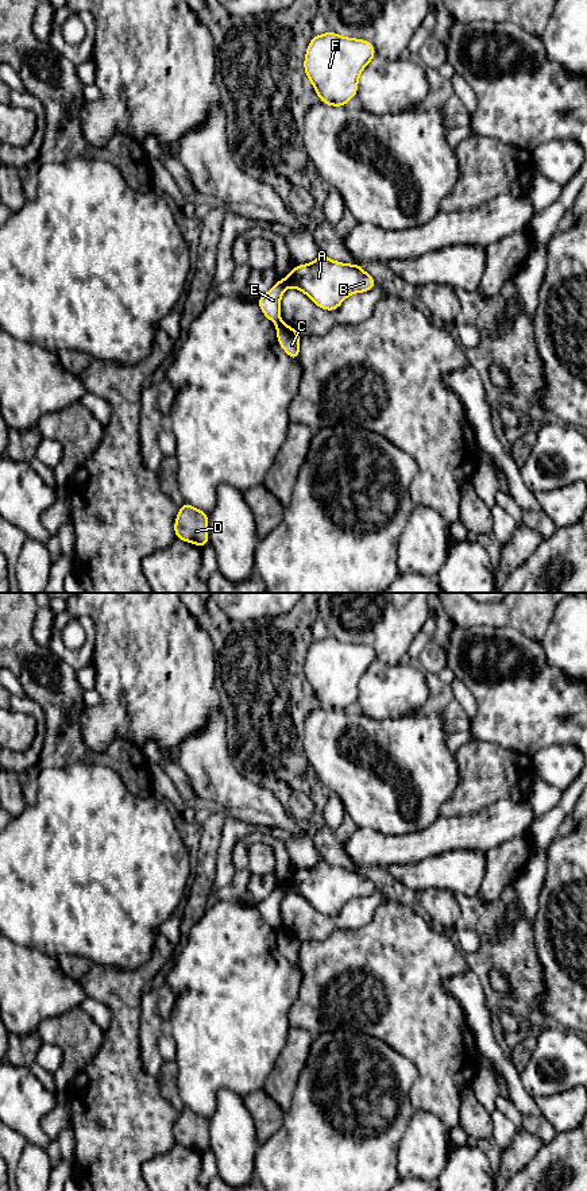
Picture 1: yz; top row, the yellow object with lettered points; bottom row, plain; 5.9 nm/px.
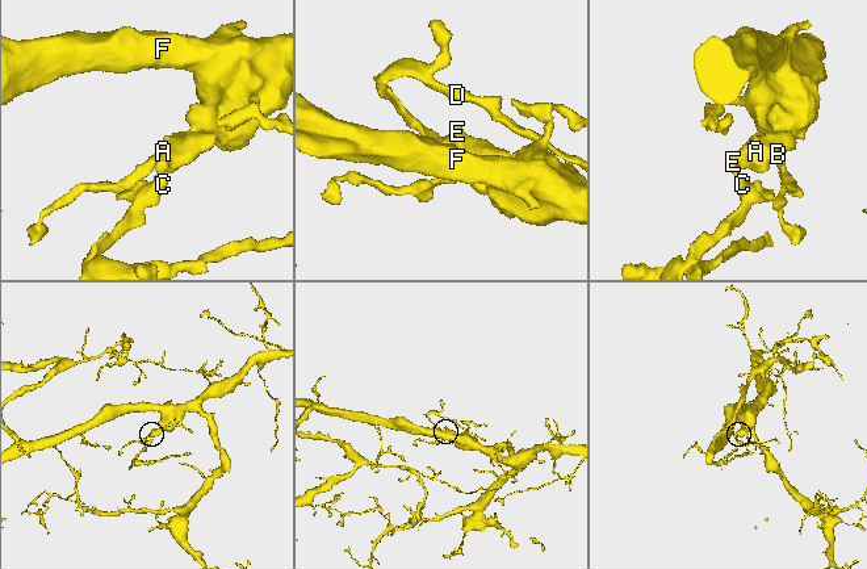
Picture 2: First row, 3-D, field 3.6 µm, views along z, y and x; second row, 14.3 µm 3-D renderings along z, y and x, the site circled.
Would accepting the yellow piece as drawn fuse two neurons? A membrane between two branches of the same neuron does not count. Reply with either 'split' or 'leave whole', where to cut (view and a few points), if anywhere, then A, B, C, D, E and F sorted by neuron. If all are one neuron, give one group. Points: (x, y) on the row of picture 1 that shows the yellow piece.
split; cut in yz along (281, 322), (277, 326); A B E F / C D

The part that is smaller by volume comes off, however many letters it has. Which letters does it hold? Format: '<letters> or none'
C, D

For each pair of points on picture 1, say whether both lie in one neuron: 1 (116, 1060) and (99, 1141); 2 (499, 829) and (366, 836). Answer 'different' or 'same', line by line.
1: same
2: same

